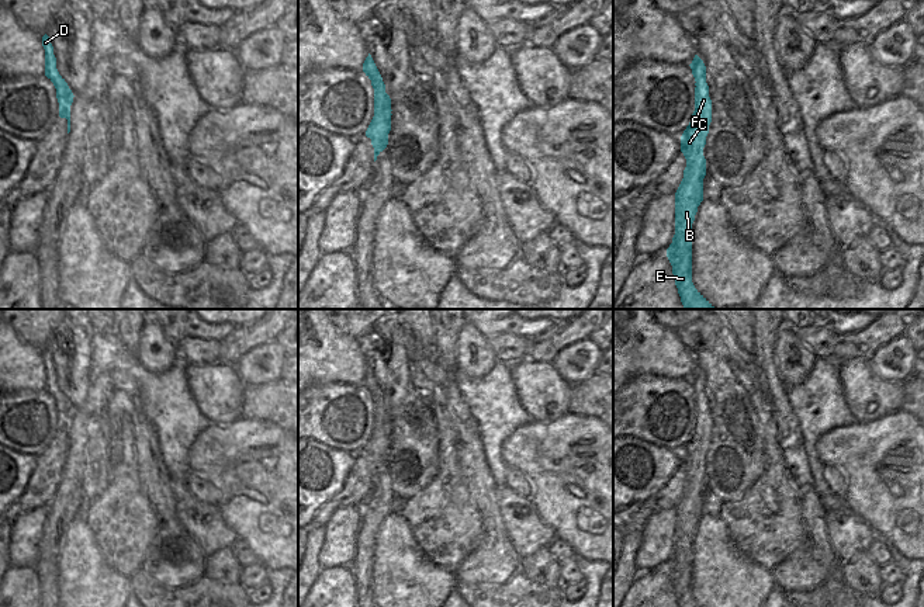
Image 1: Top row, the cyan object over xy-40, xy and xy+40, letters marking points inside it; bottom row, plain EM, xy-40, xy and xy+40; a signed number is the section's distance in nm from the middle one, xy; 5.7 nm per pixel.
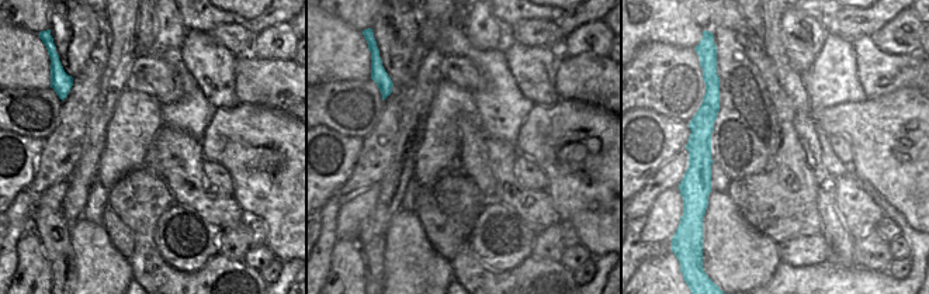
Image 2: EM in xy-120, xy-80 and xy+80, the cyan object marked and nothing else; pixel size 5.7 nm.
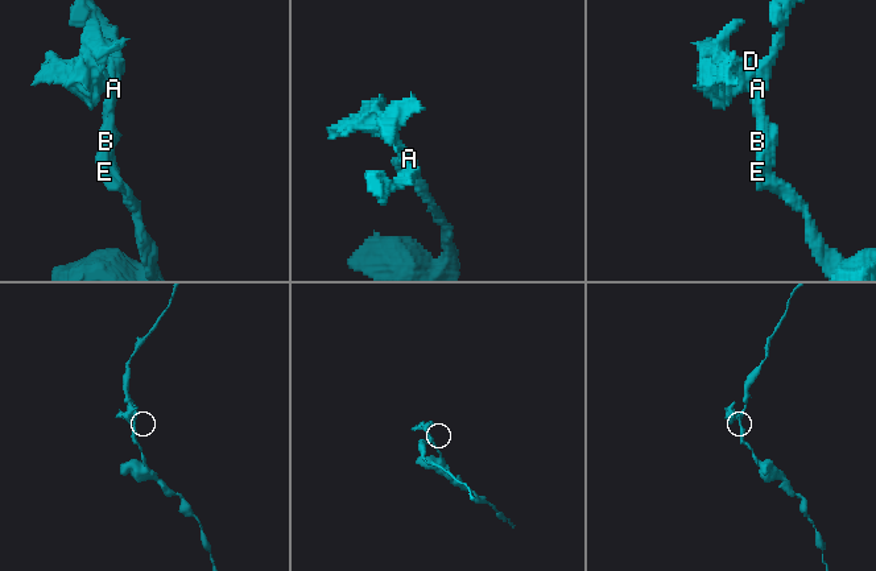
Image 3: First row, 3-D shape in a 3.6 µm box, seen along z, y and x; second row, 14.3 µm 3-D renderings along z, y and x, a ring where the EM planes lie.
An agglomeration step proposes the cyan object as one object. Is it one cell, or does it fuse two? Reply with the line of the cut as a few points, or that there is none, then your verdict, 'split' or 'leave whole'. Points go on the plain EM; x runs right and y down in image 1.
cut in xy-40 along (71, 405), (58, 413); split

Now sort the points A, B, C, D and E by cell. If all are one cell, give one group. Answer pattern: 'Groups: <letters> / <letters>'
Groups: A B C E / D

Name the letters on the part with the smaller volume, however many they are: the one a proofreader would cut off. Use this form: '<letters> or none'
D

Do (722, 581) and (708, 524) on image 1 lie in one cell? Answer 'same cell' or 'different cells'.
same cell

